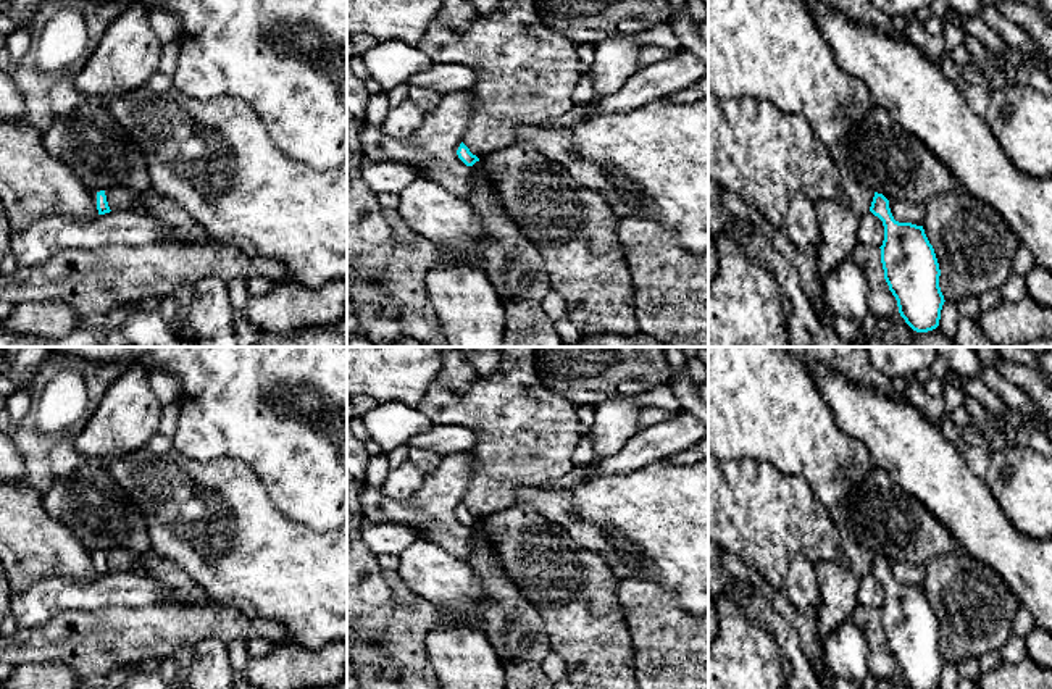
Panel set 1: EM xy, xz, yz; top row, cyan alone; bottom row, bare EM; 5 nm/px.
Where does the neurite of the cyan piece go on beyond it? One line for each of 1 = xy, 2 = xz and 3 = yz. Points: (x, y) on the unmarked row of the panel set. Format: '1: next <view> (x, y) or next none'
1: next none
2: next none
3: next none

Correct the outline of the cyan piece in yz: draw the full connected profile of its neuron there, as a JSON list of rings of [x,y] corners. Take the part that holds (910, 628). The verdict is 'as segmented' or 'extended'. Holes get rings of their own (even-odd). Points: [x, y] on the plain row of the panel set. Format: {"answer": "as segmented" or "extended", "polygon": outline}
{"answer": "as segmented", "polygon": [[[875,553],[870,573],[883,583],[881,624],[899,674],[910,689],[937,689],[944,657],[939,624],[923,587],[894,581],[889,562]]]}

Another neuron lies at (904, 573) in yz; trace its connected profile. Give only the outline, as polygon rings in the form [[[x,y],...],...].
[[[895,560],[889,563],[889,570],[894,581],[899,584],[912,584],[916,587],[923,587],[925,584],[926,576],[925,566],[902,563],[900,560]]]

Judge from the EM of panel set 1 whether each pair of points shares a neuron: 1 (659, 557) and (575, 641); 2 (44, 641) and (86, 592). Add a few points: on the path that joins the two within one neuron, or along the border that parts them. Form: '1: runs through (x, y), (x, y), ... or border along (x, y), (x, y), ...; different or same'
1: border along (594, 552), (620, 580); different
2: border along (107, 607), (60, 610), (36, 628); different

